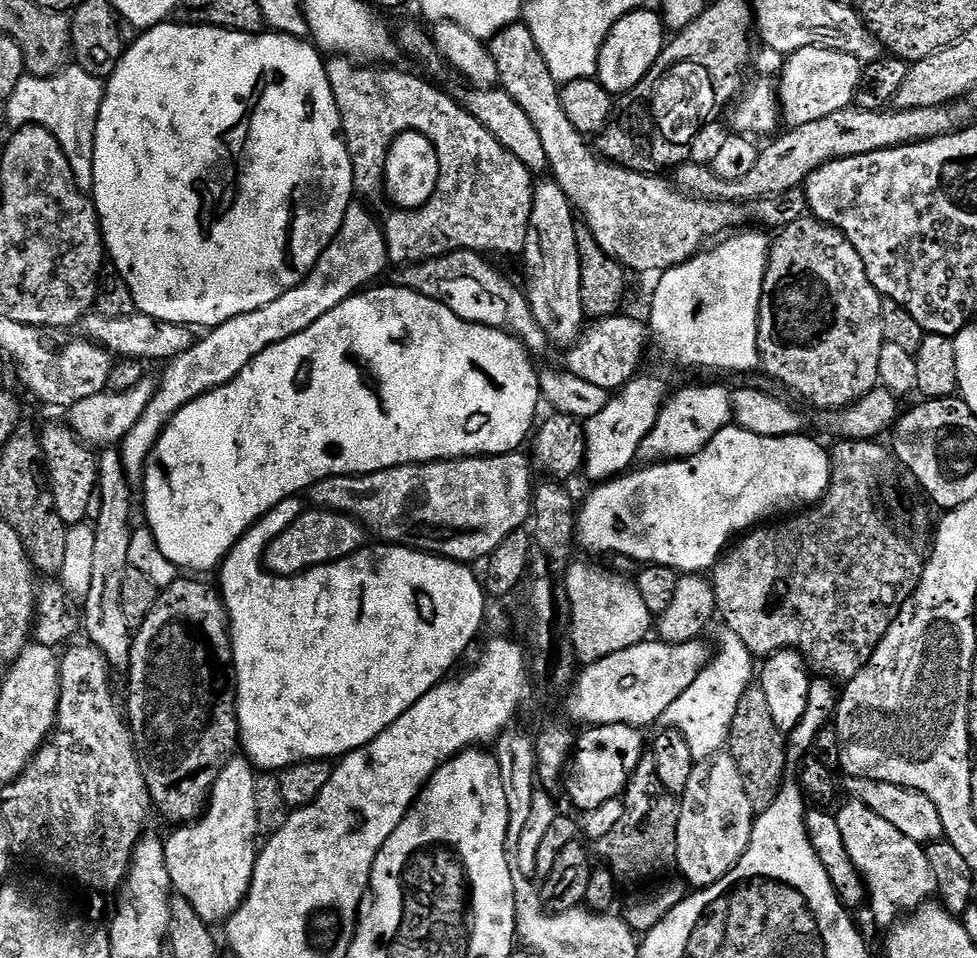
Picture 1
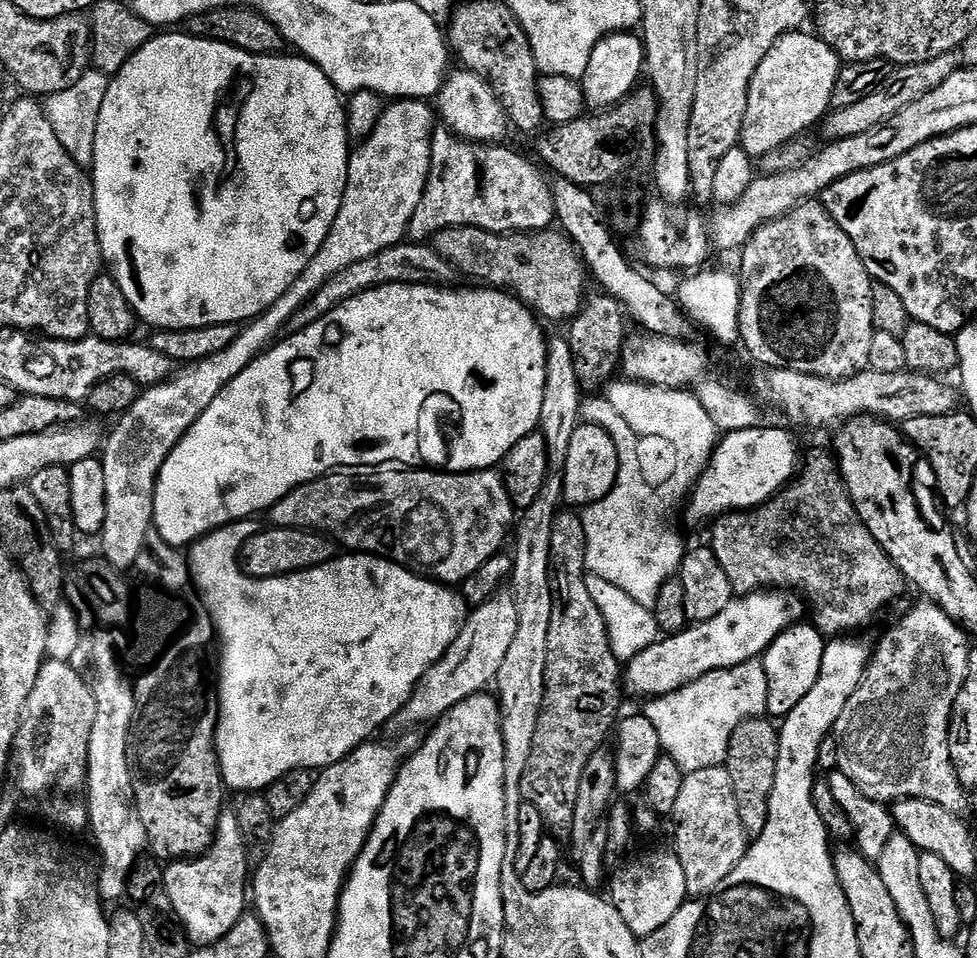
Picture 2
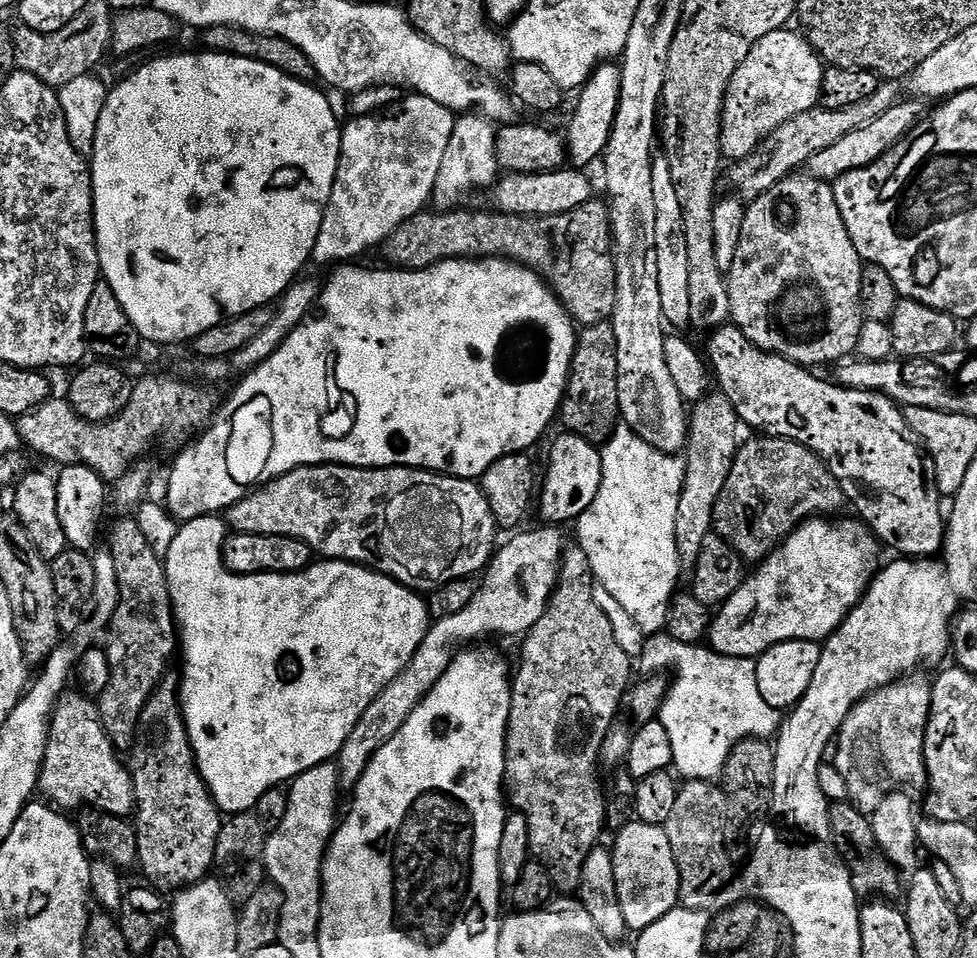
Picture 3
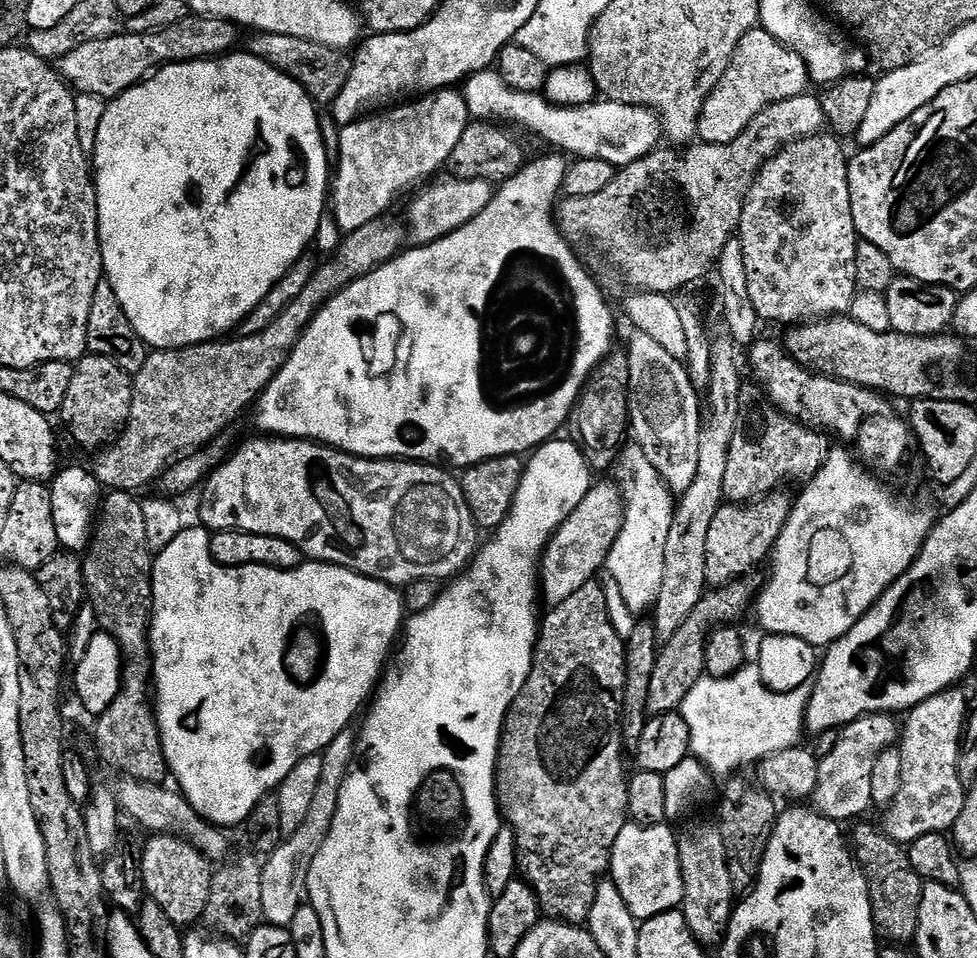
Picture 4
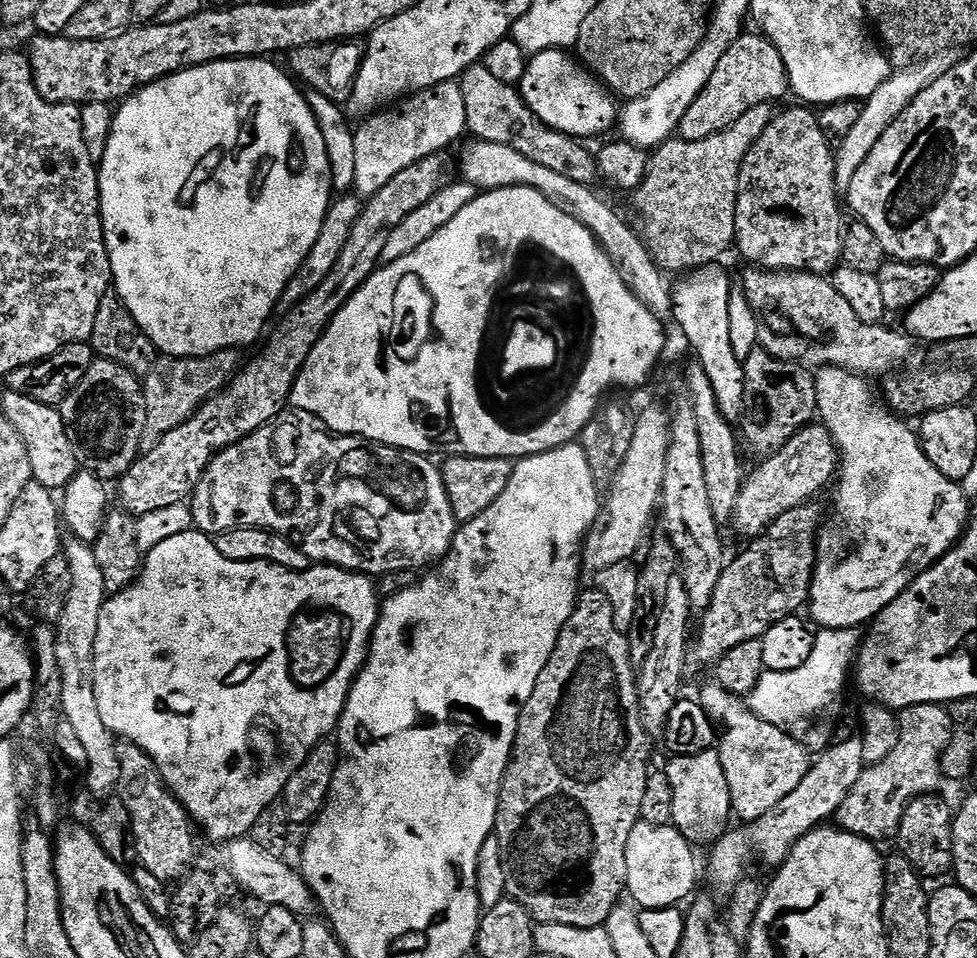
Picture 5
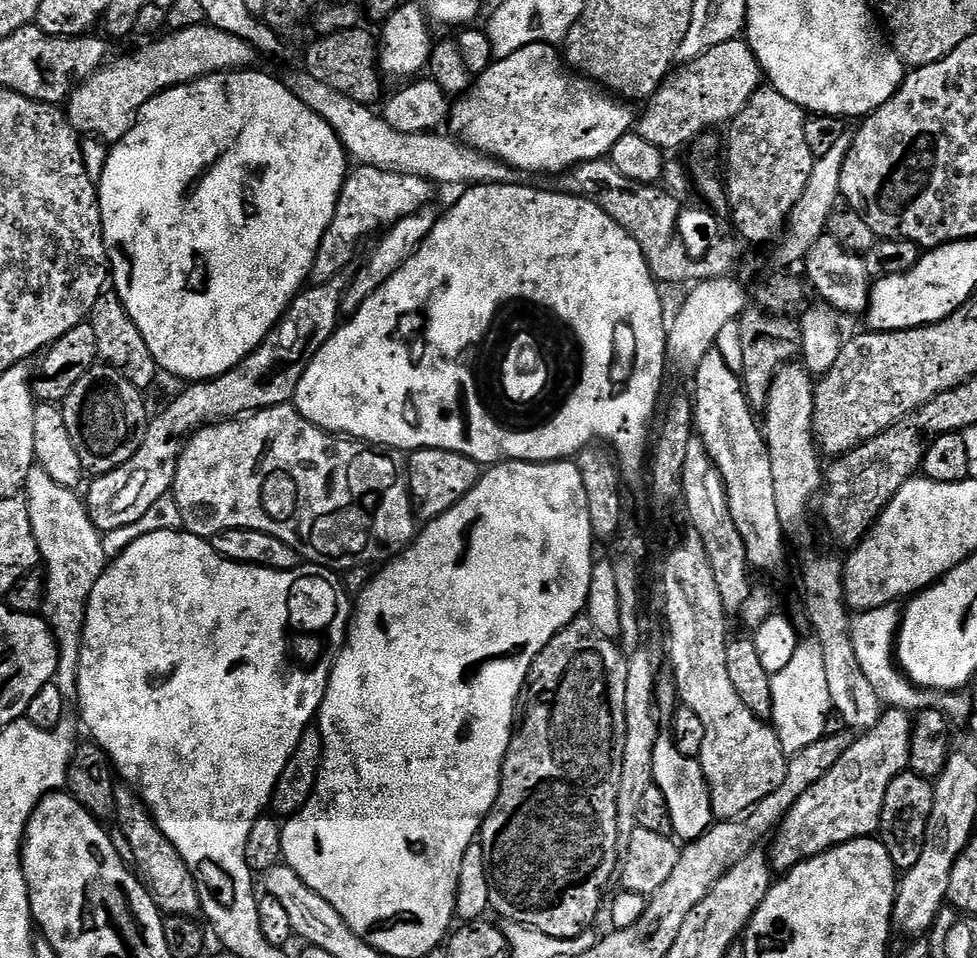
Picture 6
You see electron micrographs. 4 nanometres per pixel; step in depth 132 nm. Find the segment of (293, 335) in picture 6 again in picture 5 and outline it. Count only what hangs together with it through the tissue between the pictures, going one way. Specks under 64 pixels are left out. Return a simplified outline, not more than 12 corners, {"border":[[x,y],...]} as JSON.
{"border":[[439,155],[363,201],[338,262],[189,420],[120,477],[129,517],[185,503],[271,424],[394,229],[445,187]]}

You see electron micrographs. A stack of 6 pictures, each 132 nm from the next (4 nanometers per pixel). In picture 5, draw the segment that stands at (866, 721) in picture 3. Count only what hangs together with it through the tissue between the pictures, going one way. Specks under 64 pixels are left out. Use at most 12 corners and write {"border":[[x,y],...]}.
{"border":[[833,743],[762,818],[711,845],[708,876],[727,893],[752,860],[779,866],[833,817],[866,765]]}

